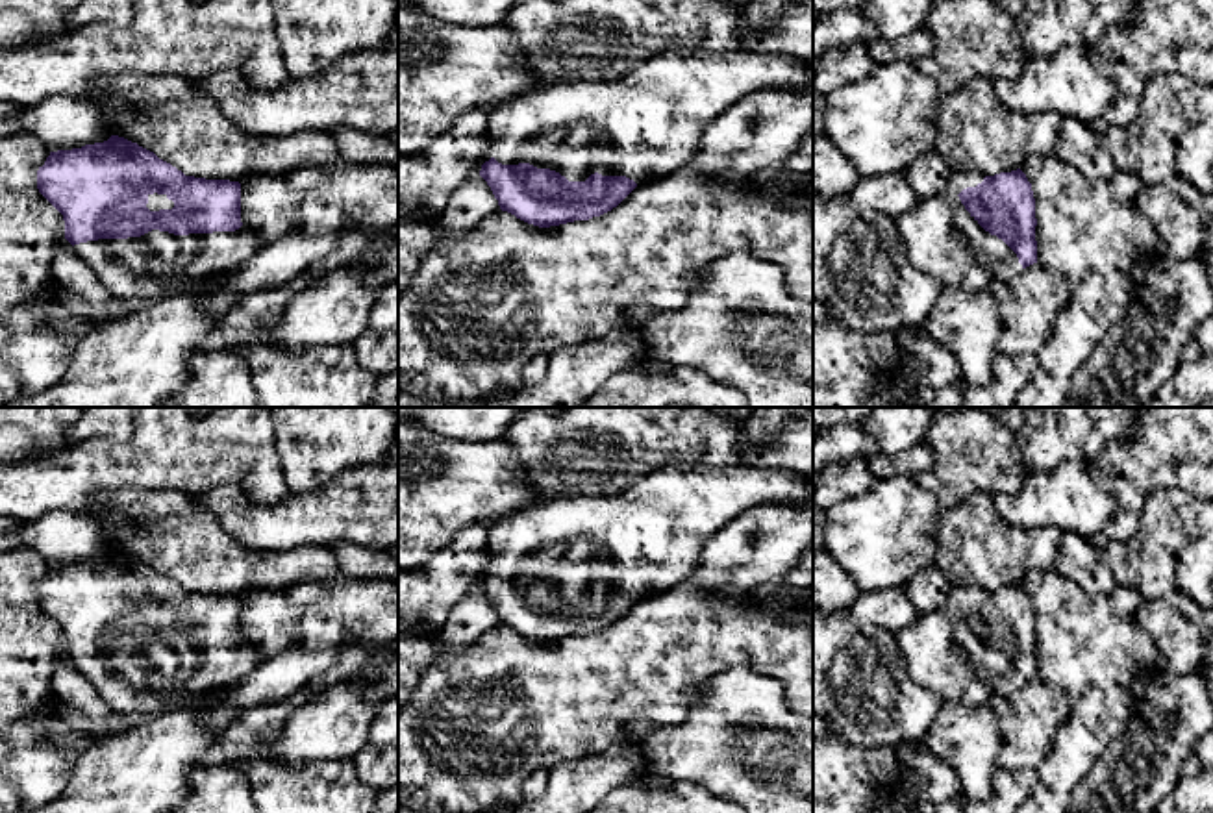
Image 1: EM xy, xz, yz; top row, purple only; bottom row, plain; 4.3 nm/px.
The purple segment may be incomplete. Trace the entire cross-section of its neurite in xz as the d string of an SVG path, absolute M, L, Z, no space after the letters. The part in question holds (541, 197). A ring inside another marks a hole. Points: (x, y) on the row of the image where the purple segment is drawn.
M732 50L726 54L667 52L648 57L611 81L563 81L539 87L487 109L494 156L480 176L502 211L550 228L589 220L617 207L637 185L689 165L707 124L757 89L804 89L813 63L787 54Z

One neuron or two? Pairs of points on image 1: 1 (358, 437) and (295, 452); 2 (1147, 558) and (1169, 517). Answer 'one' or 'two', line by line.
1: one
2: one

